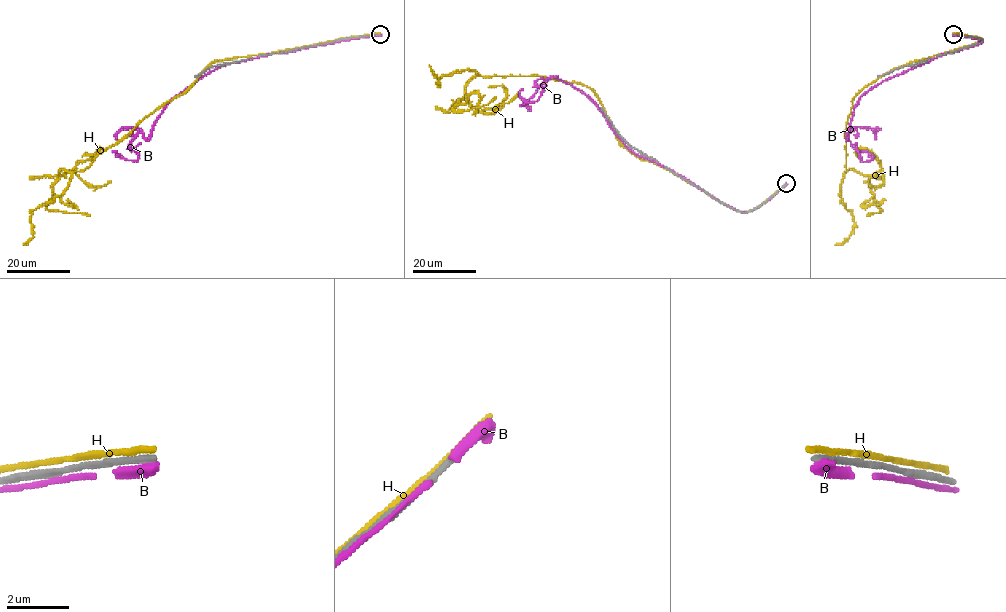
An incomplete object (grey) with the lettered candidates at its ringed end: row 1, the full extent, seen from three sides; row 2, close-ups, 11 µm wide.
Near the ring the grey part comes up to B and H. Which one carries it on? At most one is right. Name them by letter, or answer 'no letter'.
no letter

